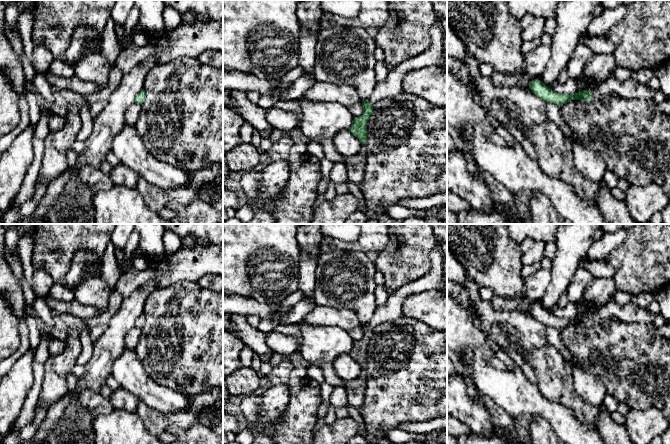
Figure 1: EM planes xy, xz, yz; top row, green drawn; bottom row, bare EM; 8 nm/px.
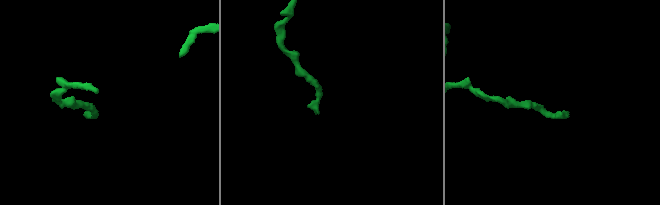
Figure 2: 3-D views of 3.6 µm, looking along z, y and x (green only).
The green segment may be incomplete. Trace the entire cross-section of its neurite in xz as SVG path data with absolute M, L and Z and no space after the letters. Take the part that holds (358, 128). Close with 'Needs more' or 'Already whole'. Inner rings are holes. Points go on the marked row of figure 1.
M368 99L362 100L363 114L355 117L349 131L363 144L359 154L348 157L345 160L348 171L348 179L355 183L360 189L365 175L365 163L367 159L367 122L372 114L374 105Z. Needs more

